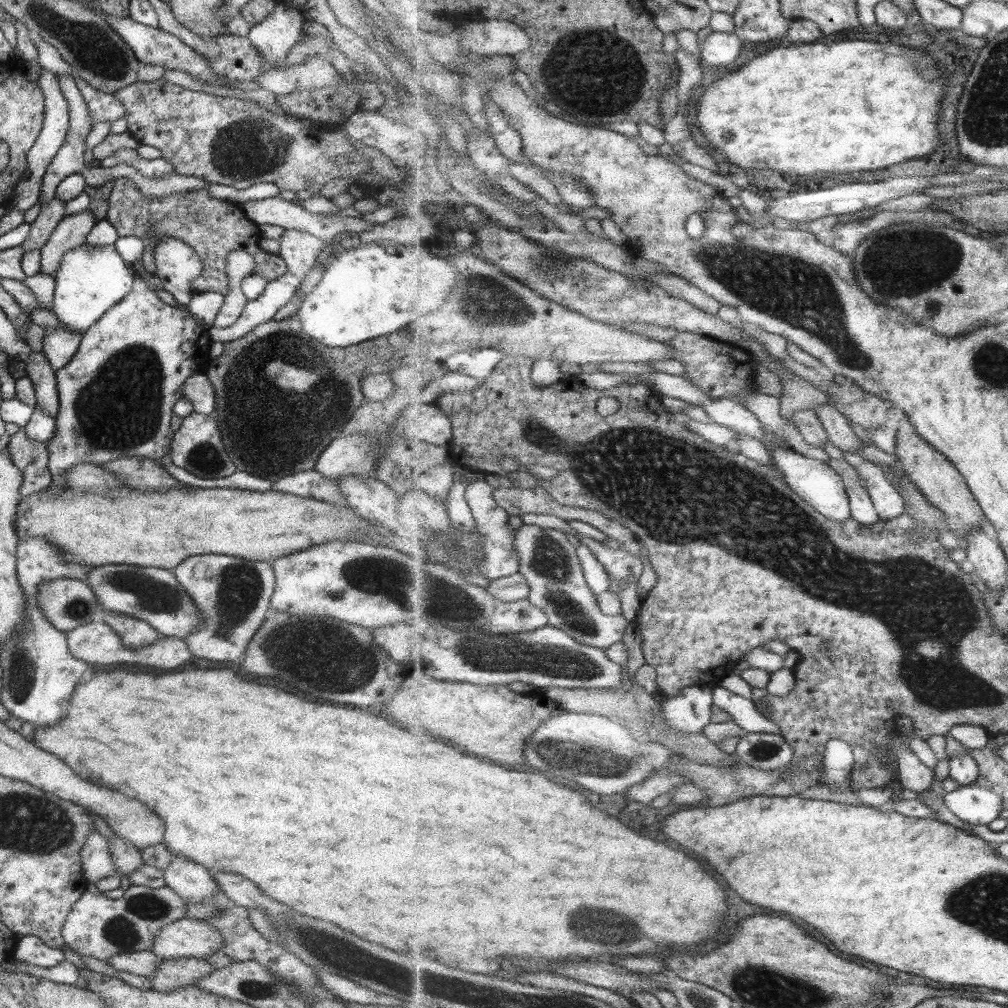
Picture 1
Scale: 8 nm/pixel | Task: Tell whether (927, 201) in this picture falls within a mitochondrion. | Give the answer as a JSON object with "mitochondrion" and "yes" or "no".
{"mitochondrion":"no"}

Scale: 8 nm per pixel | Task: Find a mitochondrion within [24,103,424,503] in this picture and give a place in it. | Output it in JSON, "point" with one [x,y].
{"point":[119,409]}

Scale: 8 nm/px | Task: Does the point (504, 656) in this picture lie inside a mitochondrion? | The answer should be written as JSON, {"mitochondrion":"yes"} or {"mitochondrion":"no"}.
{"mitochondrion":"yes"}

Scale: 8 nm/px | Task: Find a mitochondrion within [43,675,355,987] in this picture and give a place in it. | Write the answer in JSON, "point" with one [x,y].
{"point":[124,931]}

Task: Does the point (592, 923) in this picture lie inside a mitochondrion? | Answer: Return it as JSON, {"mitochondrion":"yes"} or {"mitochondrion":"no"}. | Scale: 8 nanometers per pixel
{"mitochondrion":"yes"}

